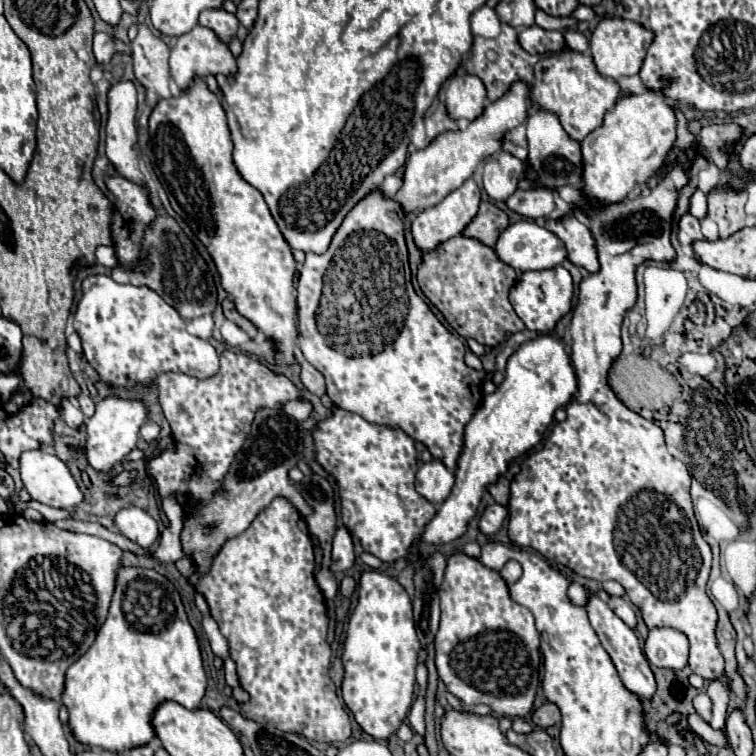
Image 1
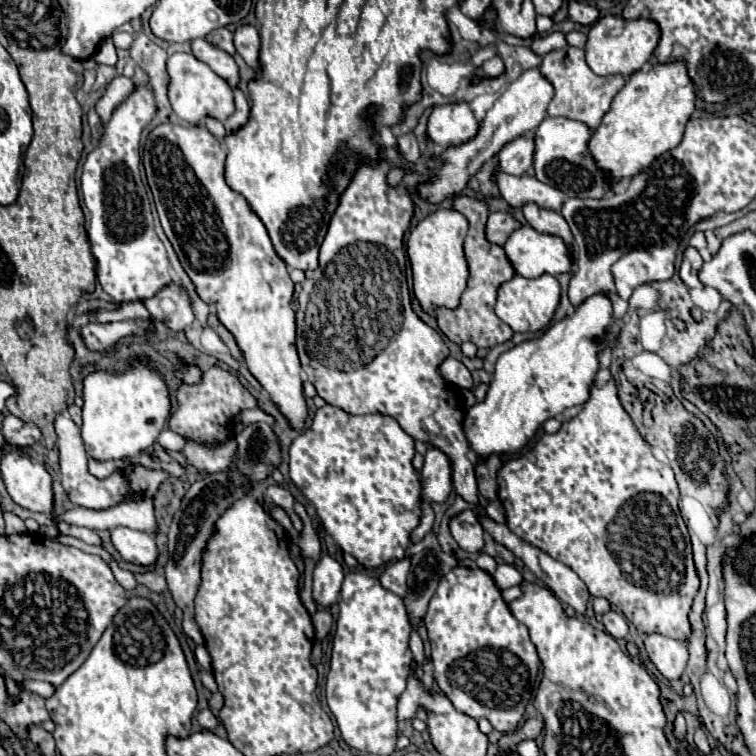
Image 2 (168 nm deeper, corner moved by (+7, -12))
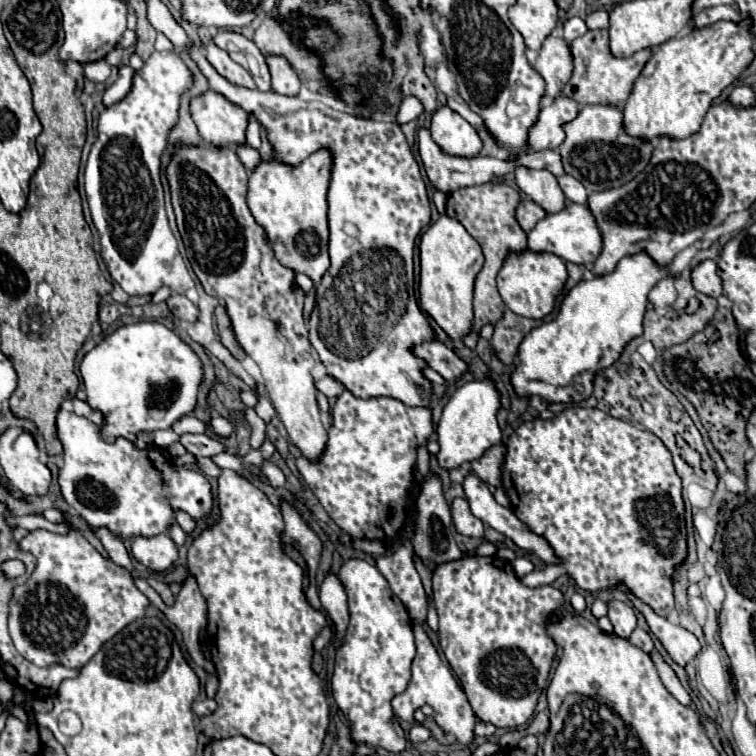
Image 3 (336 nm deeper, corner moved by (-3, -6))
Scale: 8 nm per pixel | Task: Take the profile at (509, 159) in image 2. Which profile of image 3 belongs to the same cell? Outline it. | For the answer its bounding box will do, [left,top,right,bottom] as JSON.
[529,94,581,150]

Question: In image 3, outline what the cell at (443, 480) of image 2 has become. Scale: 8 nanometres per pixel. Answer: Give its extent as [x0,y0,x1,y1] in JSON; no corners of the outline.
[437,376,503,470]

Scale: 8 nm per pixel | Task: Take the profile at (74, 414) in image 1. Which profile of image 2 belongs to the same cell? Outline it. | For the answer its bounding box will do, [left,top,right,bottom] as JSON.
[55,412,131,508]

